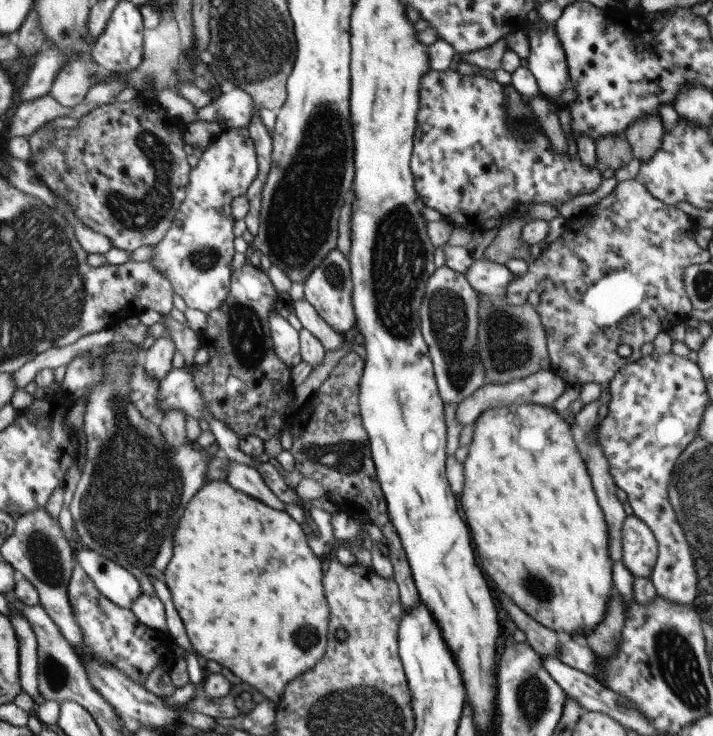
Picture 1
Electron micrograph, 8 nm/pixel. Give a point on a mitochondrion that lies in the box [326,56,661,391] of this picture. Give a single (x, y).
(399, 263)

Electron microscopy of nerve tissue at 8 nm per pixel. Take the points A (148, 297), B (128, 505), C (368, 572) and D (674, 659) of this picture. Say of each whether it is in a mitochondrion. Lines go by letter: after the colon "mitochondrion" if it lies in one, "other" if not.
A: other
B: mitochondrion
C: other
D: mitochondrion

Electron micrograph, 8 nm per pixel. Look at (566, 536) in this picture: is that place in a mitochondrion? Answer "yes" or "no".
no

